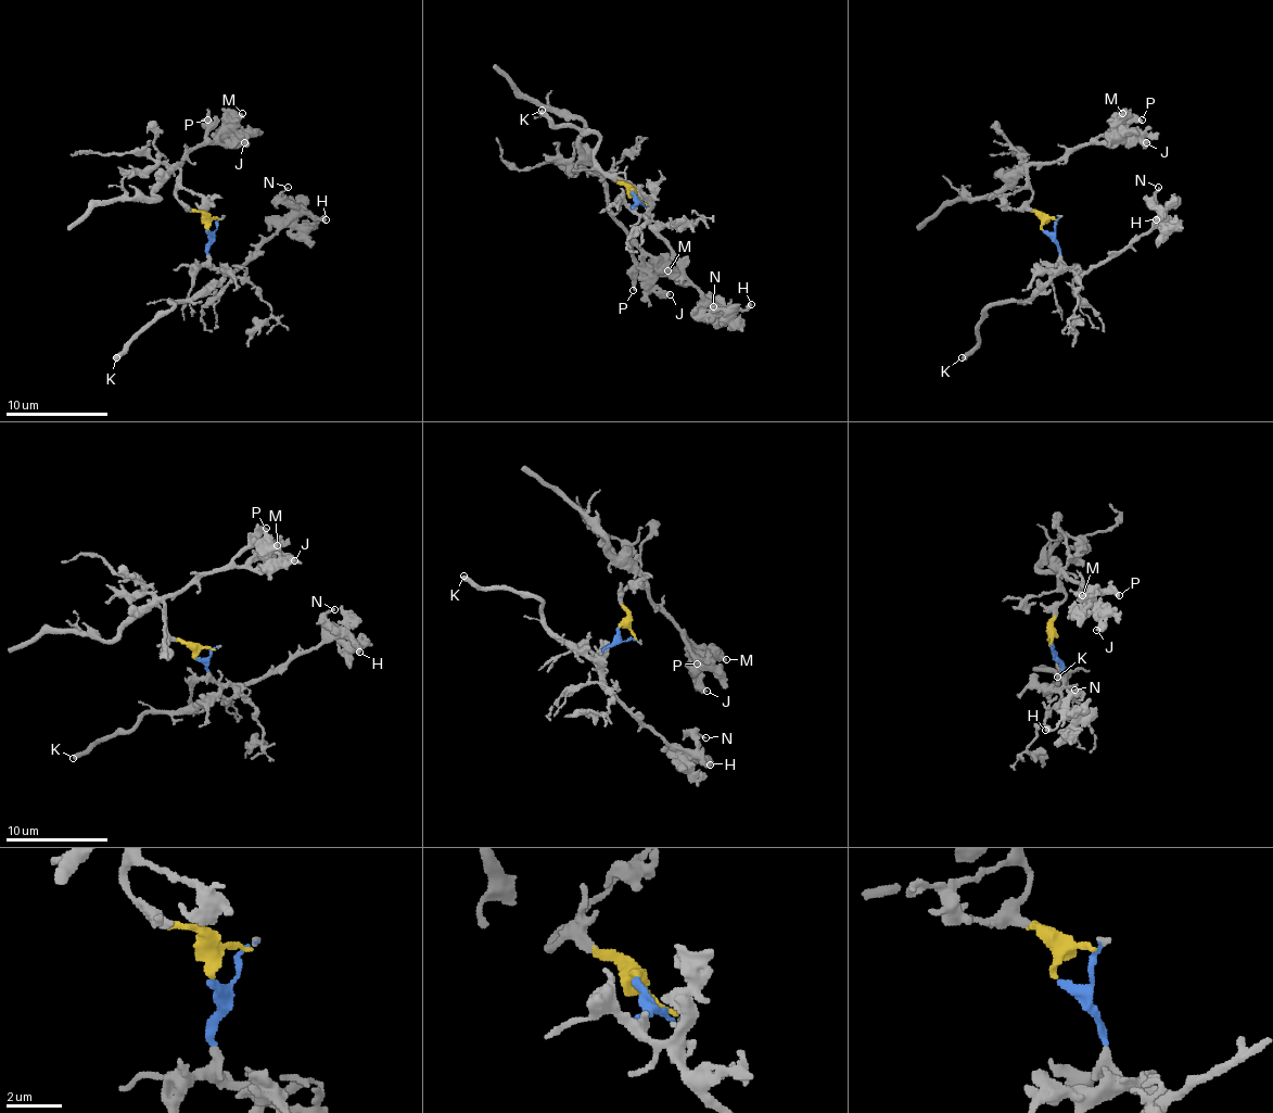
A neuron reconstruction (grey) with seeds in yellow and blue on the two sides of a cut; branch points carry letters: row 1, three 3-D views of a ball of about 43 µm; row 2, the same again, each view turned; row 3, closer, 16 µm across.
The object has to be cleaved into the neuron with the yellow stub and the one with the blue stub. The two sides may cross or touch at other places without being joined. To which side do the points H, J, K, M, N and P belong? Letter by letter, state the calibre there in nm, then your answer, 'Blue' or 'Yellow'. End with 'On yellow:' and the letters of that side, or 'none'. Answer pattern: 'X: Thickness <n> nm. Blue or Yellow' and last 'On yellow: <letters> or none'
H: Thickness 320 nm. Blue
J: Thickness 360 nm. Yellow
K: Thickness 400 nm. Blue
M: Thickness 550 nm. Yellow
N: Thickness 140 nm. Blue
P: Thickness 320 nm. Yellow
On yellow: J, M, P

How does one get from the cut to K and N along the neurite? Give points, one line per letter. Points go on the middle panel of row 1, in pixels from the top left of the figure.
K: (633, 192), (640, 213), (648, 207), (640, 192), (599, 167), (599, 139), (557, 126), (540, 109)
N: (633, 192), (633, 207), (661, 239), (684, 277), (703, 300), (720, 307), (716, 302), (707, 302), (714, 307)

